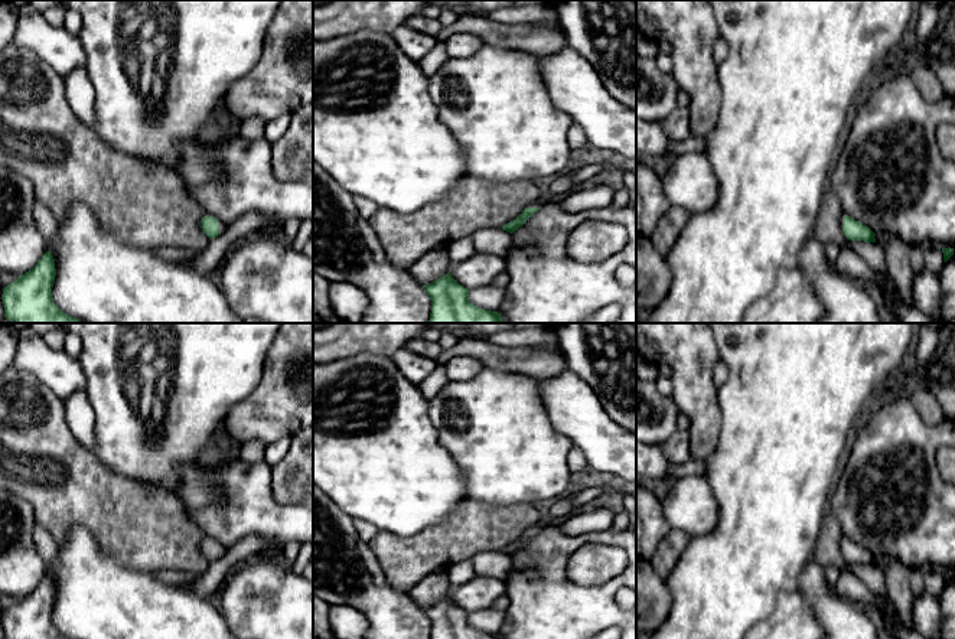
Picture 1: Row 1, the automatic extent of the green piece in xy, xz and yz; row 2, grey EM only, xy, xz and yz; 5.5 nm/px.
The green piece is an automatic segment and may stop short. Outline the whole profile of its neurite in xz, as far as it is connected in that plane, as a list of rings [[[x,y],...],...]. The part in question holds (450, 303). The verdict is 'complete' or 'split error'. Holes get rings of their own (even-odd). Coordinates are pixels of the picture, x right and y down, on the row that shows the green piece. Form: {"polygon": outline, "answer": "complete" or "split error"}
{"polygon": [[[450,273],[423,288],[431,300],[428,323],[505,323],[498,312],[472,304],[469,290],[460,286]]], "answer": "complete"}

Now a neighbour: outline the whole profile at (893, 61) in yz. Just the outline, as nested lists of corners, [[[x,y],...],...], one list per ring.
[[[902,43],[894,45],[879,62],[876,62],[870,82],[876,82],[900,71],[907,53],[909,50]]]

